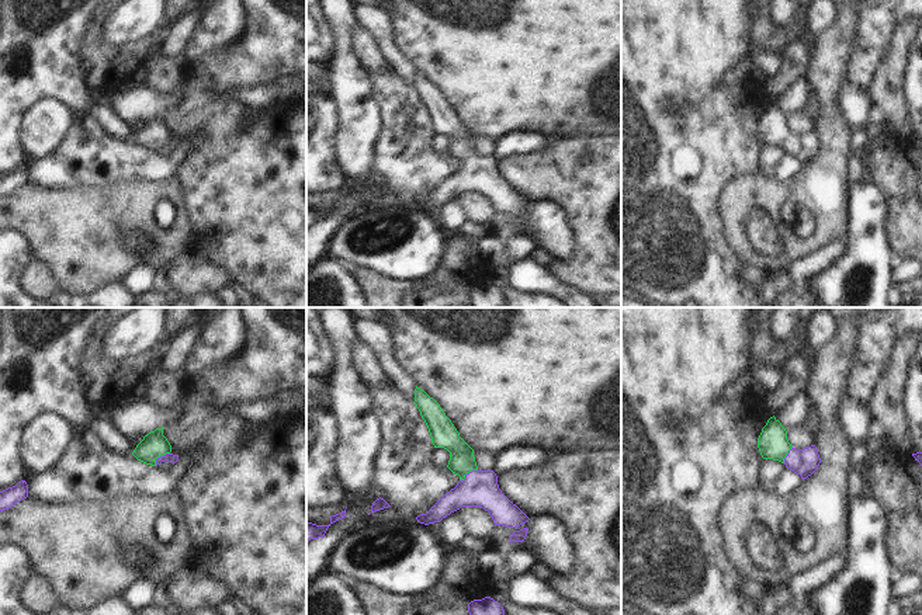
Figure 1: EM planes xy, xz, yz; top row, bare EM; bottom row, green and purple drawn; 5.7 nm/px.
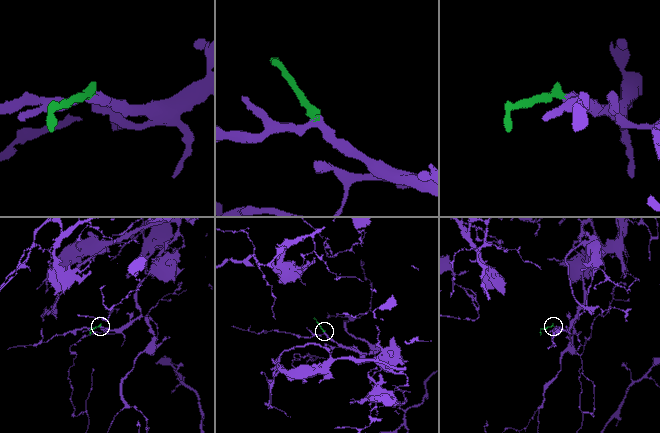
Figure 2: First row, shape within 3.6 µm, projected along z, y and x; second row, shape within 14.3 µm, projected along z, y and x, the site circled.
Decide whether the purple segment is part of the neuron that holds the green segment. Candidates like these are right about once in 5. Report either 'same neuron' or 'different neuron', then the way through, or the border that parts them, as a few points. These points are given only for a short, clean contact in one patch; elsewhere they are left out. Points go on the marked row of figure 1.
same neuron; runs through xz (444, 435), (460, 451), (467, 472), (479, 487)

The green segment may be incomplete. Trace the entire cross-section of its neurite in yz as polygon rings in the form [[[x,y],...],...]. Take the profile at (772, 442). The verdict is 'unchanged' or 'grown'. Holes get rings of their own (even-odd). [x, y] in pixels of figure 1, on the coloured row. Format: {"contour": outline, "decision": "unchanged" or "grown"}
{"contour": [[[773,416],[758,438],[758,448],[763,459],[779,461],[787,469],[800,475],[801,479],[811,476],[819,466],[821,458],[815,445],[804,449],[796,449],[787,439],[787,431]]], "decision": "grown"}

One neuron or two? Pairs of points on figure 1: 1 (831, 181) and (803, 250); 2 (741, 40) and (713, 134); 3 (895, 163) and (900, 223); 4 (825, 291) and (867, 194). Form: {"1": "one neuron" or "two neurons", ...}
{"1": "one neuron", "2": "one neuron", "3": "one neuron", "4": "one neuron"}

